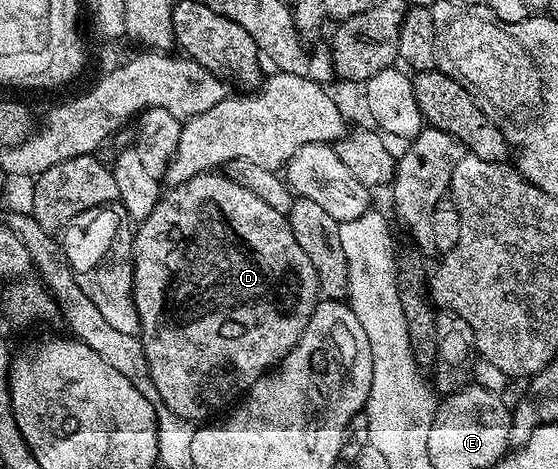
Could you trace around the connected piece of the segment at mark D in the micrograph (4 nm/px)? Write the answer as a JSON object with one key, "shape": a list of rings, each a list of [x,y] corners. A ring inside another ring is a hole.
{"shape":[[[209,170],[199,172],[186,182],[169,187],[161,195],[160,201],[150,210],[145,220],[139,221],[132,237],[132,297],[140,323],[139,337],[148,363],[147,379],[152,379],[156,392],[160,395],[159,403],[178,414],[183,420],[195,421],[196,416],[208,416],[212,412],[211,404],[220,404],[228,400],[236,391],[247,390],[254,381],[275,369],[294,350],[294,346],[302,338],[306,330],[306,322],[310,322],[310,314],[314,314],[316,305],[321,299],[318,274],[306,258],[302,246],[298,246],[294,234],[288,225],[288,217],[283,212],[274,210],[267,202],[262,202],[258,194],[254,194],[246,186],[234,182],[223,171]]]}

